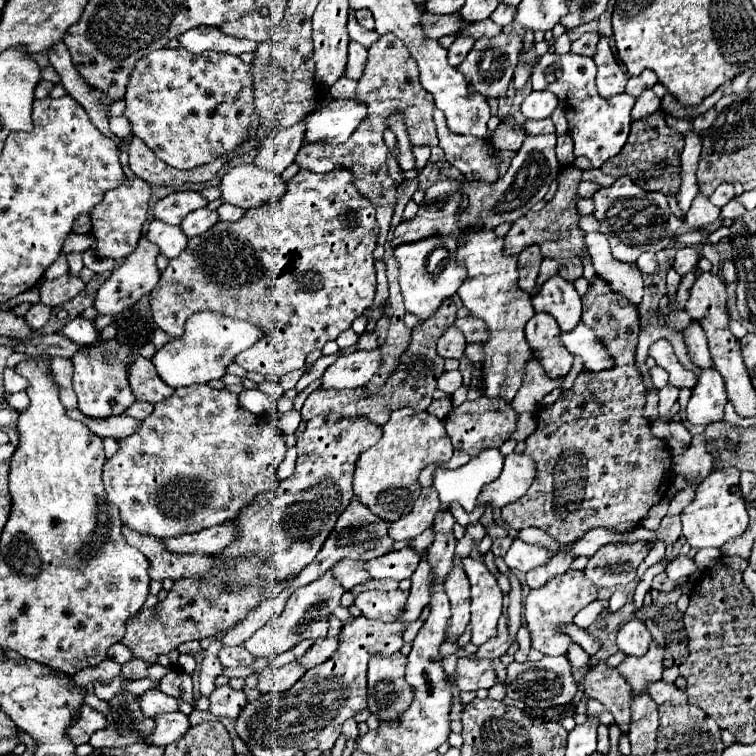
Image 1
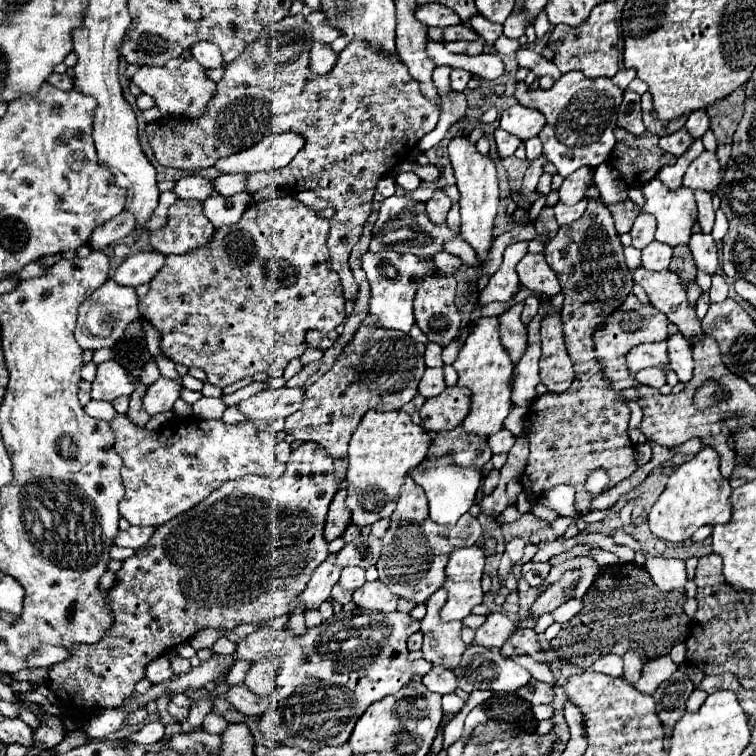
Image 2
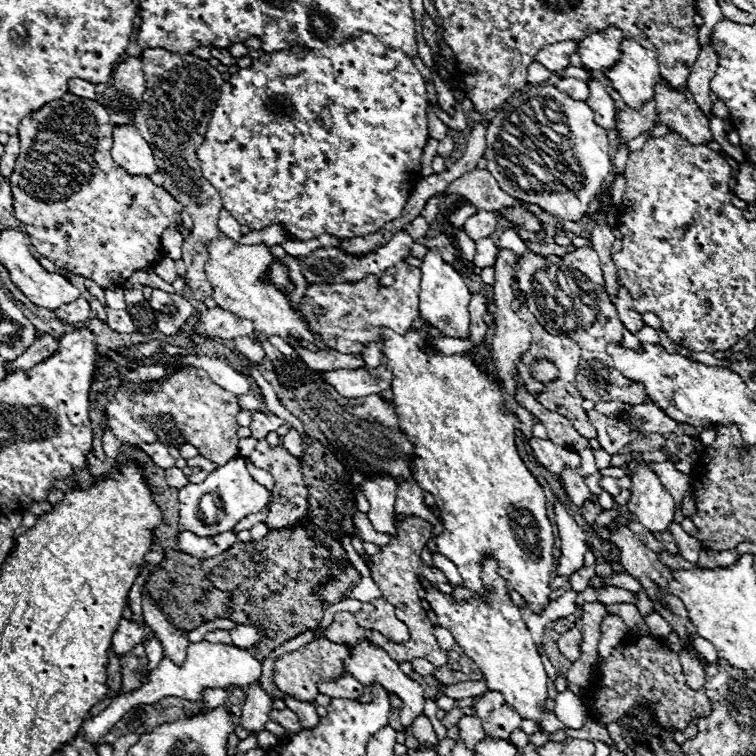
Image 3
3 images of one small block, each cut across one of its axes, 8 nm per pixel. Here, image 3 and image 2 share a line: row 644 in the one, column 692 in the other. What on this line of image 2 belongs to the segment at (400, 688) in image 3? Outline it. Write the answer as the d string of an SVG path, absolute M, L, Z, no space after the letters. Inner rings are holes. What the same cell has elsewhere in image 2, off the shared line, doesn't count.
M674 334L668 340L668 354L670 354L670 366L678 374L678 380L682 384L688 384L692 378L694 370L694 360L692 360L692 350L690 344L682 334Z

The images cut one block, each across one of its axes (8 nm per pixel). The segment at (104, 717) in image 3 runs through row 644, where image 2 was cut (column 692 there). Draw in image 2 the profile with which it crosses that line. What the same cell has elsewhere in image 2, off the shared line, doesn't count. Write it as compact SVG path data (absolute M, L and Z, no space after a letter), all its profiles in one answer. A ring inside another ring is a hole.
M650 180L642 186L646 196L644 212L654 214L658 220L656 240L670 244L688 244L692 236L692 226L696 224L698 210L694 200L694 190L680 186L670 190L660 180Z

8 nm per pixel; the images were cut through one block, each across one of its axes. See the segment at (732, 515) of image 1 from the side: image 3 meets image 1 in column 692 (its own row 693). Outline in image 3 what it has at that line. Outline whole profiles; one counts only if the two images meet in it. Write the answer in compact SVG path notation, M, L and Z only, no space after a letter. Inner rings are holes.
M486 558L482 566L482 578L486 586L494 588L494 594L484 598L490 602L490 606L478 604L472 598L458 604L452 596L440 594L436 590L428 590L426 600L434 610L438 624L452 634L464 654L478 666L488 690L500 692L504 702L512 706L522 720L534 720L540 726L548 696L548 676L544 672L542 658L536 652L536 646L522 622L520 610L508 596L508 582L504 582L496 570L498 566L492 562L492 558Z

